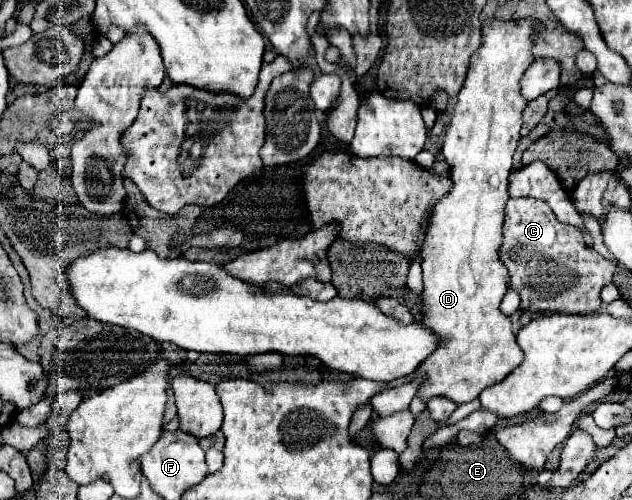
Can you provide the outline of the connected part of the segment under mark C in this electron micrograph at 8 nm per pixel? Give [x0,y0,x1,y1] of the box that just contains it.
[500,198,616,314]

